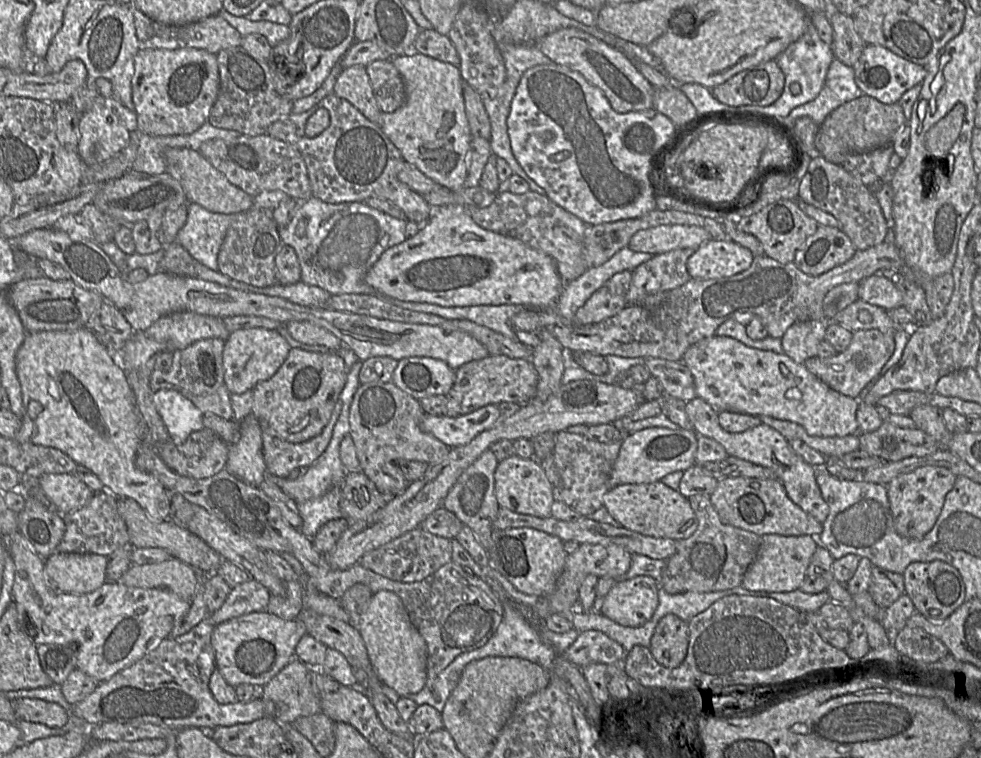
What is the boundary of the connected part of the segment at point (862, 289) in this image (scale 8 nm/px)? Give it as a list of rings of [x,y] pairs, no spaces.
[[[874,274],[859,283],[859,298],[886,311],[903,305],[900,291],[883,274]]]

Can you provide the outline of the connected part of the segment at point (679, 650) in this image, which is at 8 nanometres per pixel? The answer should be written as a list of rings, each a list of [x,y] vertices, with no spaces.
[[[666,614],[656,625],[648,649],[659,664],[675,668],[684,661],[688,643],[688,622],[674,614]]]

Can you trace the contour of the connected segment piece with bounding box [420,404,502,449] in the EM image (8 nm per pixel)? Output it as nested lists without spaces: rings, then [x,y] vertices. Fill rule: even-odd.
[[[489,404],[458,417],[424,414],[420,429],[452,449],[469,443],[478,434],[493,427],[501,417],[498,406]]]

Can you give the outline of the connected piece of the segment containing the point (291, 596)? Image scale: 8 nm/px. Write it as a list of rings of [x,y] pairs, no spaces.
[[[301,580],[285,583],[286,595],[270,595],[266,612],[277,615],[284,620],[295,620],[304,608],[304,586]]]

